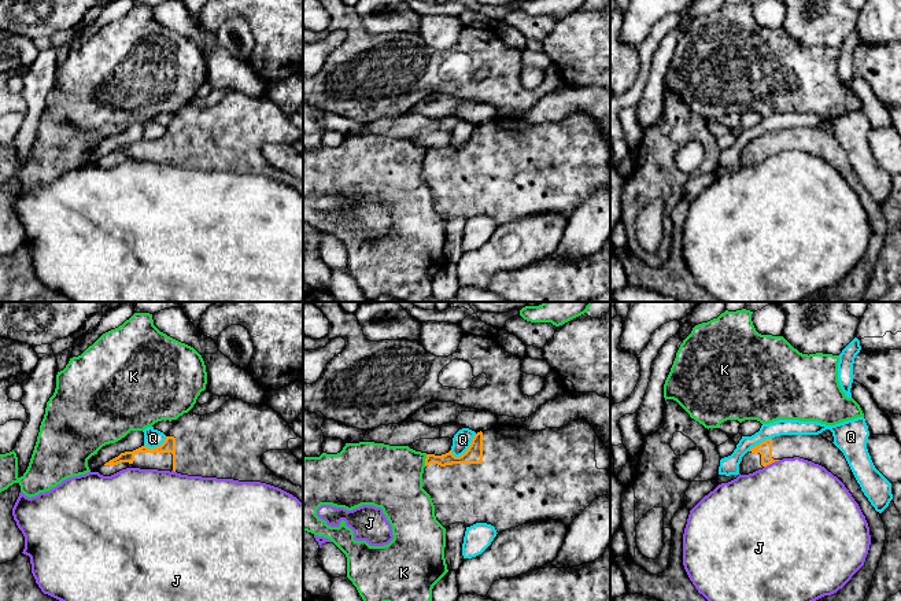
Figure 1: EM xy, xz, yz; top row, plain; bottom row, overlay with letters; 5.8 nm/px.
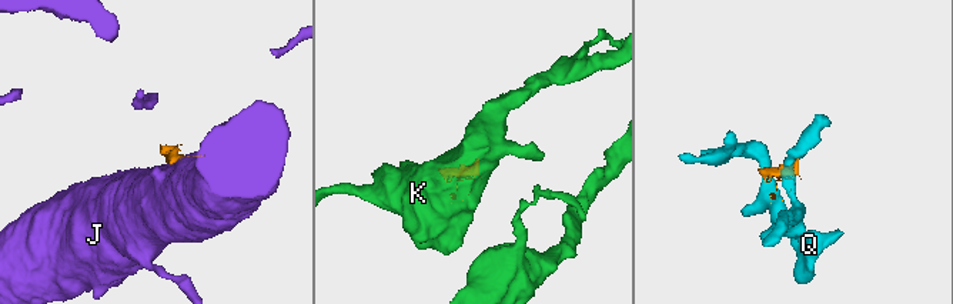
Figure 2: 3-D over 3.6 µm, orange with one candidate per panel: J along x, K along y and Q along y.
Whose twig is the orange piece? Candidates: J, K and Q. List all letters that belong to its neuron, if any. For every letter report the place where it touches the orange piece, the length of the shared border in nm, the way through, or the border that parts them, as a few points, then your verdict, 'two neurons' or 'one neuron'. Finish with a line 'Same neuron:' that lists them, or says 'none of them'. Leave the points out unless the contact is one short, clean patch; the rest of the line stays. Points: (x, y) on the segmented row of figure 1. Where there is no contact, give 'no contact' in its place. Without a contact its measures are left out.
J: contact yz (771, 463); length 100 nm; two neurons
K: contact xz (425, 460); length 70 nm; two neurons
Q: contact xz (466, 450); length 190 nm; border xz (476, 434), (471, 445), (461, 454), (454, 456), (450, 452); two neurons
Same neuron: none of them

